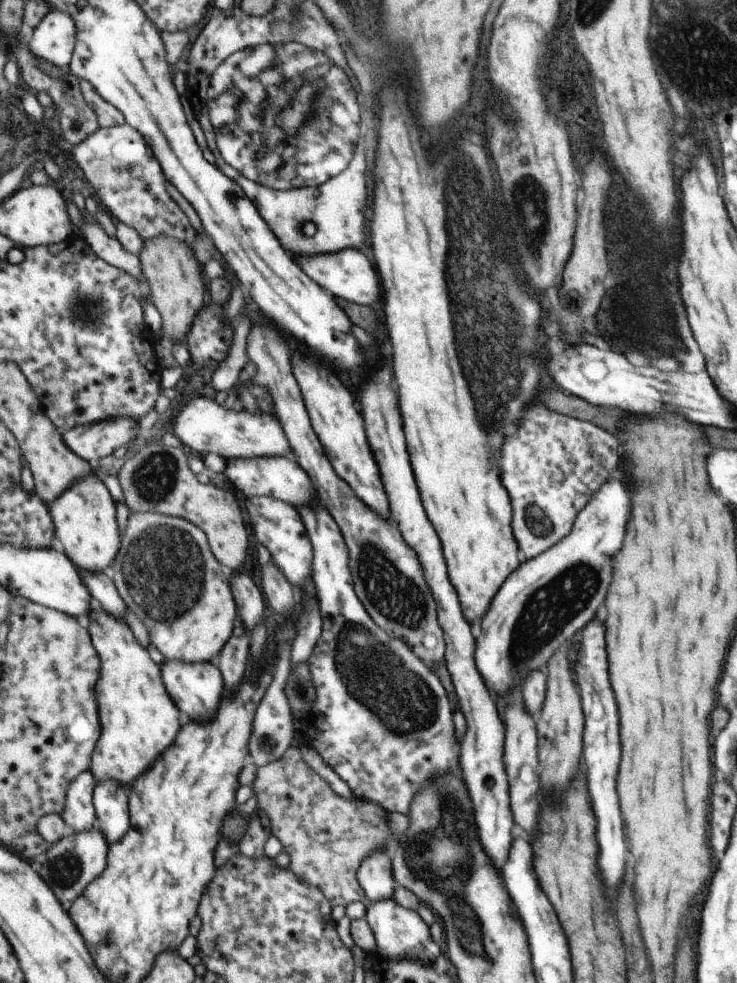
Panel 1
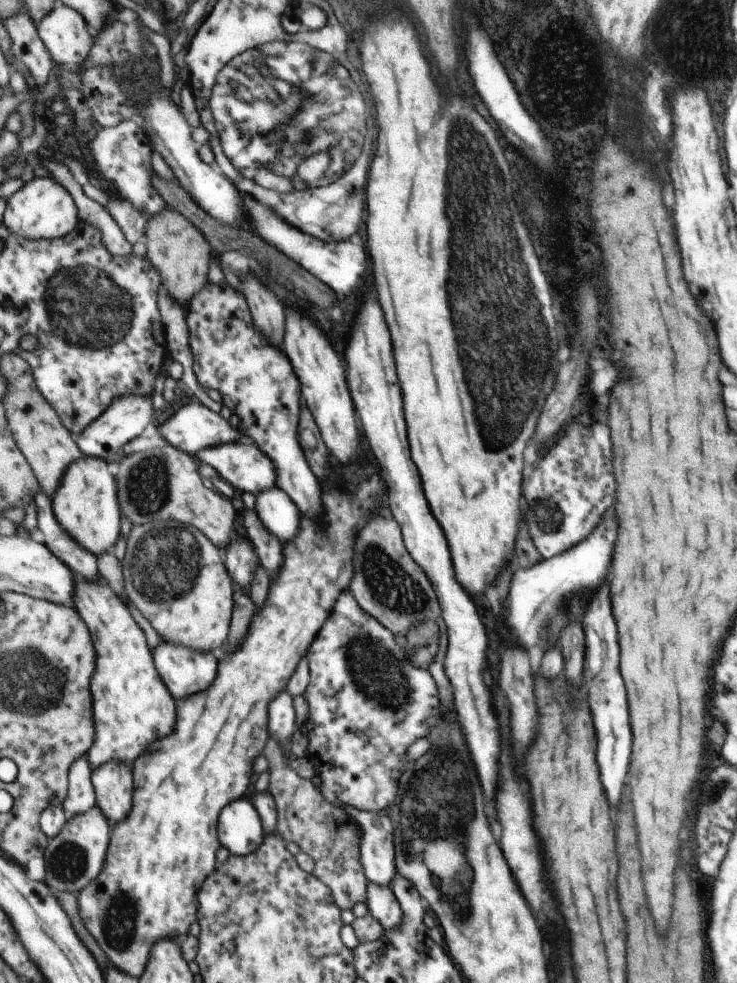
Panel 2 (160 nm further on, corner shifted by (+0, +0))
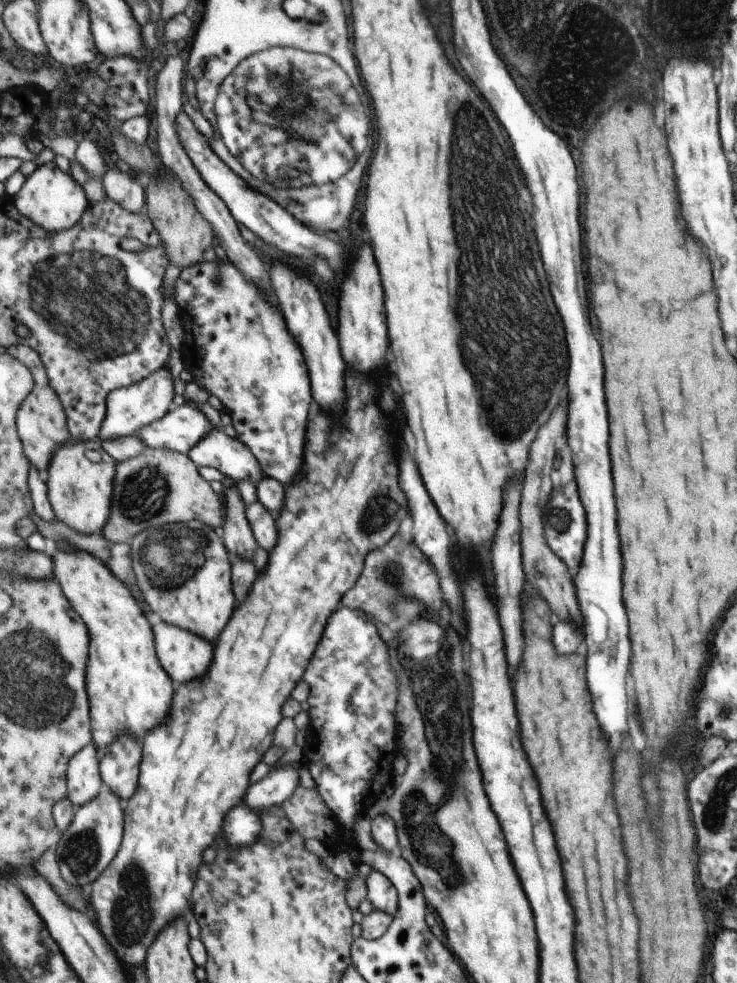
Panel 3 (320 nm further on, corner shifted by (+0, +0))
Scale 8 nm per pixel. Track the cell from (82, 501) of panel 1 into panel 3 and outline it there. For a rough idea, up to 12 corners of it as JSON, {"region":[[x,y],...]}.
{"region":[[101,440],[61,445],[46,474],[53,518],[101,534],[116,460]]}

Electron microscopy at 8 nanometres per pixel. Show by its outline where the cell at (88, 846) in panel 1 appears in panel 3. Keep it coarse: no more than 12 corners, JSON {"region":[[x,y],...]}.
{"region":[[122,798],[76,808],[55,848],[63,880],[87,896],[121,848]]}

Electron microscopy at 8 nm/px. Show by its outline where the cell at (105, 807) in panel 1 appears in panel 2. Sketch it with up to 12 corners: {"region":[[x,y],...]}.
{"region":[[109,761],[92,774],[115,826],[133,806],[133,770]]}

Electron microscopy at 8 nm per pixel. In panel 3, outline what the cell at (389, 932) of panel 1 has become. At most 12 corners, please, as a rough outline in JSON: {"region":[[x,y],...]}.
{"region":[[372,869],[366,883],[375,910],[396,917],[400,898],[393,882]]}

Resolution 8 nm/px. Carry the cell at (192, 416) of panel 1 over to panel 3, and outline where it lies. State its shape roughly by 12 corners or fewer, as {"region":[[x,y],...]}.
{"region":[[190,402],[140,430],[147,447],[183,454],[215,429]]}

